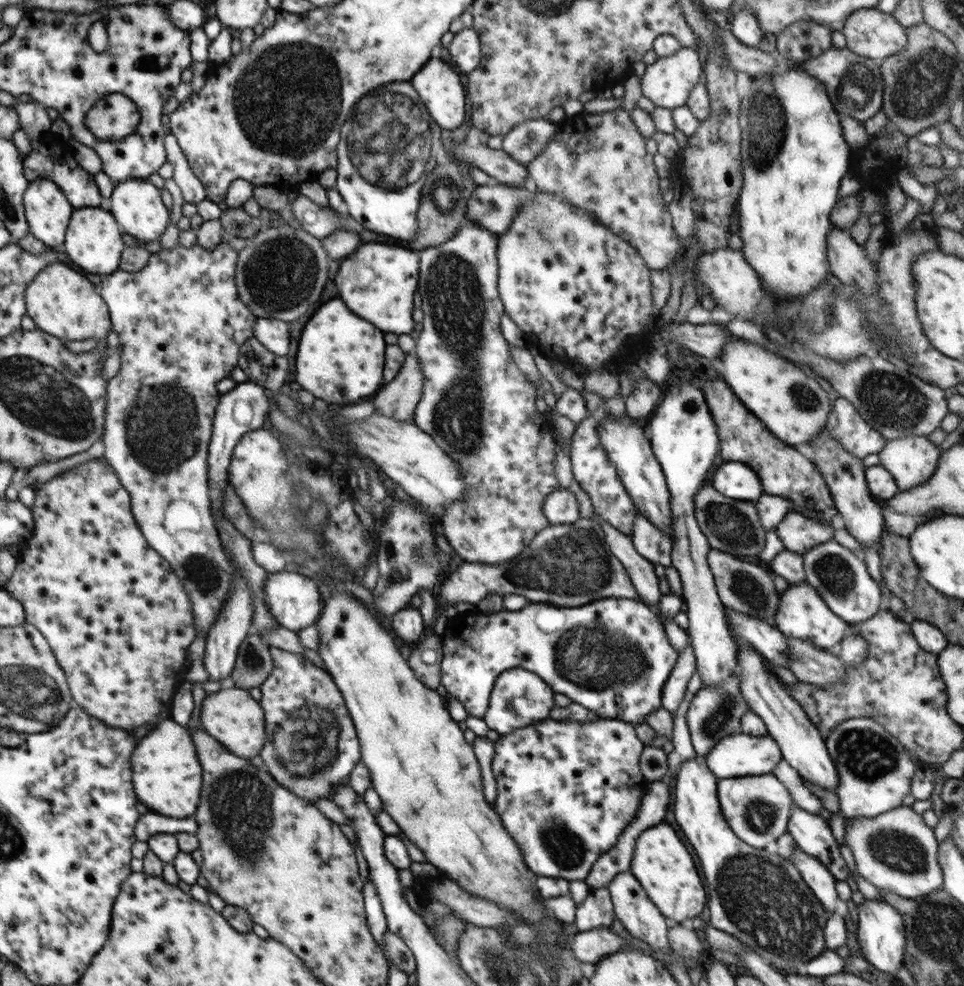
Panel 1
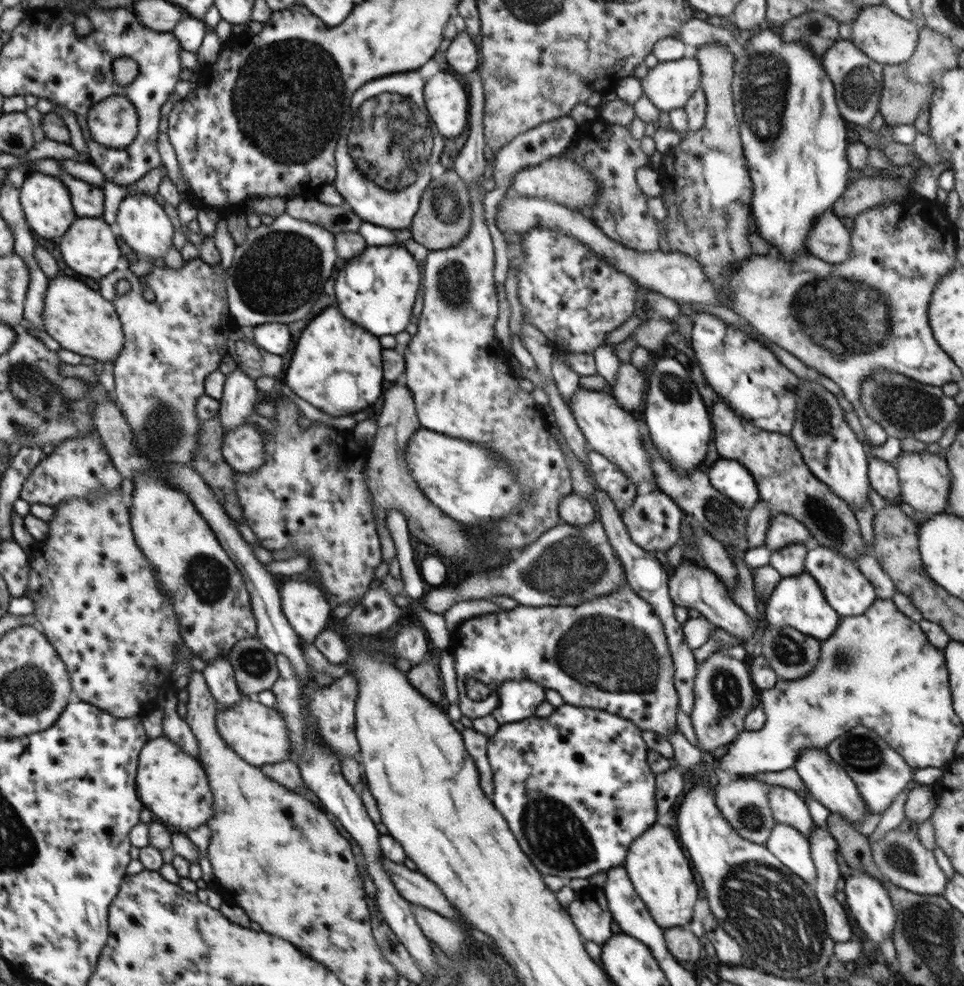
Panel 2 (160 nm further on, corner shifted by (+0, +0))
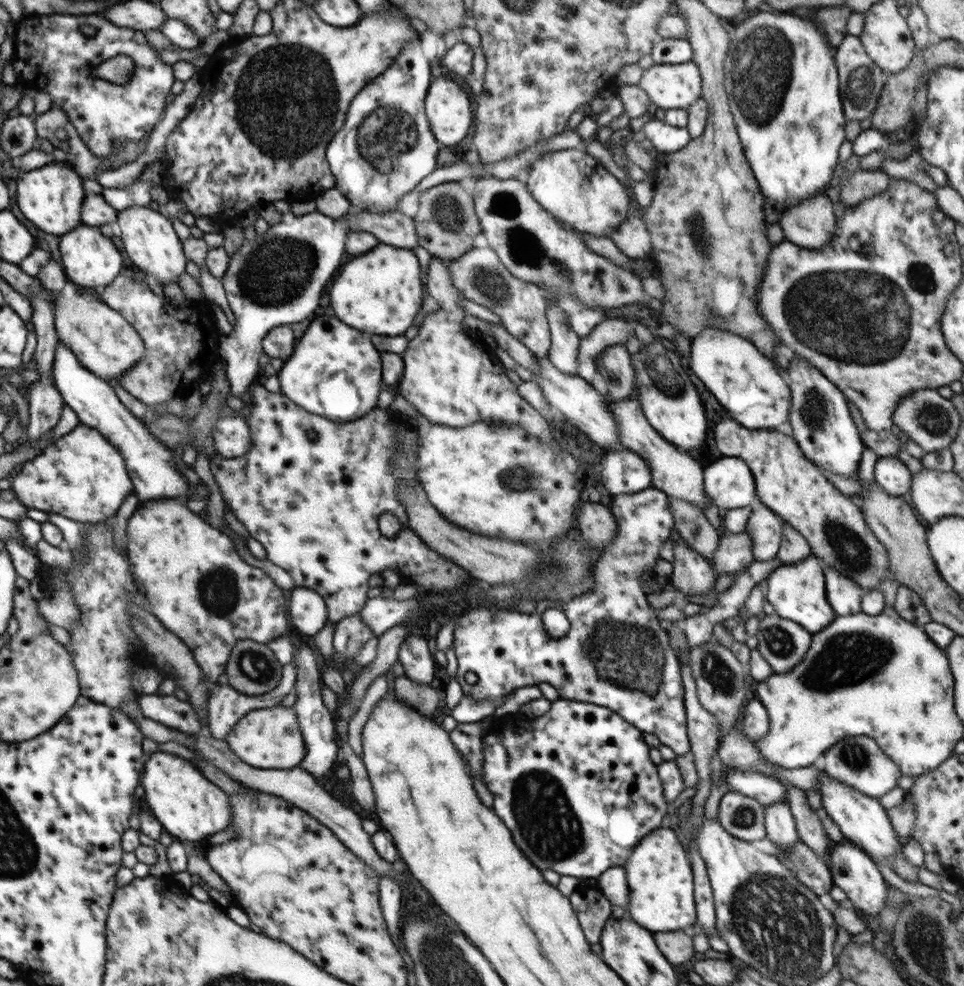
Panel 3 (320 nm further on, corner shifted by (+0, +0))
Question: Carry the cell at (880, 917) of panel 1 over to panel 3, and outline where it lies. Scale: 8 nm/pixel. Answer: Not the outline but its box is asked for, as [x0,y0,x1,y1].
[829,841,888,916]

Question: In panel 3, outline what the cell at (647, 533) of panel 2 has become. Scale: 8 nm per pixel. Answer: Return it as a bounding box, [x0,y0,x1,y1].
[452,486,691,756]

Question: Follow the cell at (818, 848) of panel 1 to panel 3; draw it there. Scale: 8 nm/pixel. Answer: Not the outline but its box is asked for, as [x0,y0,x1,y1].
[724,770,790,807]

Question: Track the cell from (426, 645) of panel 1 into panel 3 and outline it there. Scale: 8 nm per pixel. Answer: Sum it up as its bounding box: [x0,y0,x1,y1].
[393,676,438,716]

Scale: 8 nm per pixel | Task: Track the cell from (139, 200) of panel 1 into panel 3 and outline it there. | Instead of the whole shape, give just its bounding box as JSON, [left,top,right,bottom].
[117,206,188,286]

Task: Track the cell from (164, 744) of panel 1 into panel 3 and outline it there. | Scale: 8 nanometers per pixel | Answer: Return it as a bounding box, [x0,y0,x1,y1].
[142,750,233,844]

